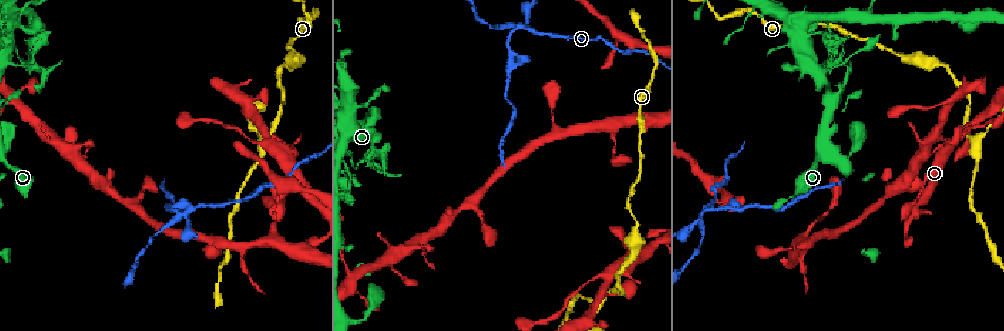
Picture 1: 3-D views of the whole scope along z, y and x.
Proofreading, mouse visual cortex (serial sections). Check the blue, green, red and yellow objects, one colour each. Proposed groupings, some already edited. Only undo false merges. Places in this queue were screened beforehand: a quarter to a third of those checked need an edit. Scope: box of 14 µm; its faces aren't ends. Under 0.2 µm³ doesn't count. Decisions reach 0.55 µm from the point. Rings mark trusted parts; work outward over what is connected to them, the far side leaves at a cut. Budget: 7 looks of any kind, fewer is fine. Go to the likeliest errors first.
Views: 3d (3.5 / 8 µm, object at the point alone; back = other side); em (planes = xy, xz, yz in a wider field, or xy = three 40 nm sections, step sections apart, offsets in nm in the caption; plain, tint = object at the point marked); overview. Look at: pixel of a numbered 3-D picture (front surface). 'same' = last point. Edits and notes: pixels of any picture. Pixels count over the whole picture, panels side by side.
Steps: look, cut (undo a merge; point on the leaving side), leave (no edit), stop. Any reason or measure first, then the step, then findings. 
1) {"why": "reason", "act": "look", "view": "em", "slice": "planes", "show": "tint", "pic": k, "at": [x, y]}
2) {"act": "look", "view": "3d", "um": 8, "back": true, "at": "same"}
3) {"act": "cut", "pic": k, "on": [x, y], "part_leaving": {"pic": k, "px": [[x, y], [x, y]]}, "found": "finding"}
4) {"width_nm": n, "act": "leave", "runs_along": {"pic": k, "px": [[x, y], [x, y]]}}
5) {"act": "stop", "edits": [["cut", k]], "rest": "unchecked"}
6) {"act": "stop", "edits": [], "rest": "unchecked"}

{"why": "three arms meet", "act": "look", "view": "3d", "um": 3.5, "pic": 1, "at": [519, 27]}

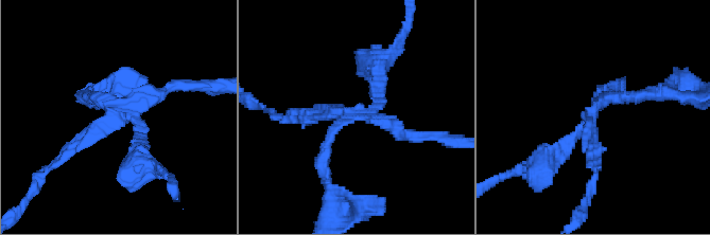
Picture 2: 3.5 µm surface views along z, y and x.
{"act": "look", "view": "em", "slice": "xy", "step": 2, "show": "tint", "pic": 2, "at": [119, 114]}

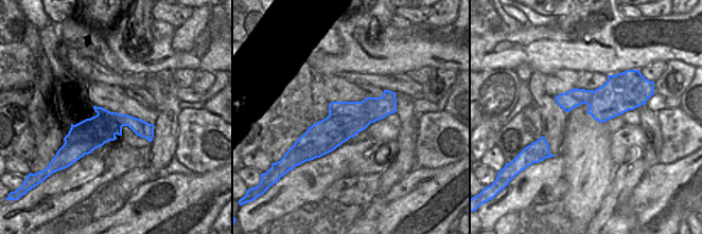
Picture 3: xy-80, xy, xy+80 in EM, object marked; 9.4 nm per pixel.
{"width_nm": 340, "act": "cut", "pic": 2, "on": [327, 144], "part_leaving": {"pic": 2, "px": [[594, 109], [608, 96], [662, 93]]}, "found": "a second cell is stuck on"}

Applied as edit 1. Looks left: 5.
{"why": "see it whole again", "act": "look", "view": "overview"}

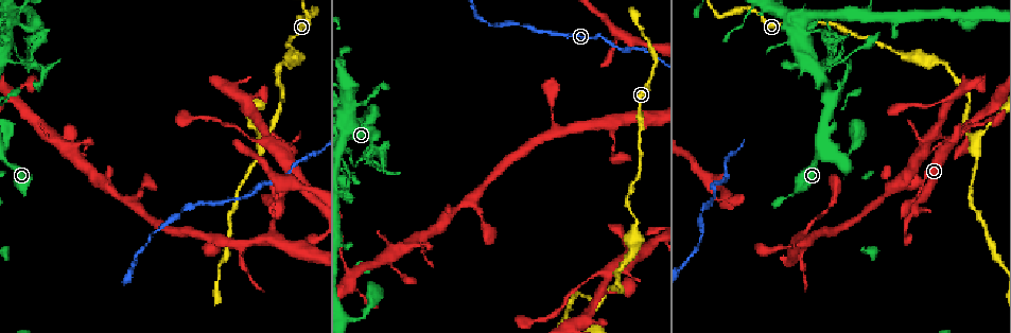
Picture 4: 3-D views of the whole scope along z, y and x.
{"why": "thick turns thin", "act": "look", "view": "3d", "um": 3.5, "pic": 4, "at": [827, 24]}

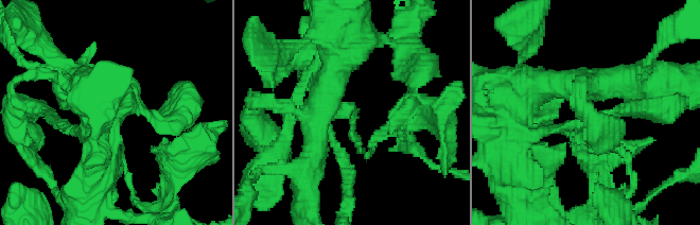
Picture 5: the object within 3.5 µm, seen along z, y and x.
{"arm_widths_nm": [150, 400], "act": "look", "view": "em", "slice": "xy", "step": 5, "show": "tint", "pic": 5, "at": [353, 111]}

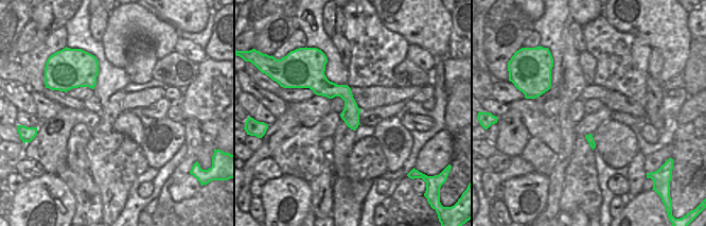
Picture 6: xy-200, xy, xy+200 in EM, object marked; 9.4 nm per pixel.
{"act": "look", "view": "em", "slice": "xy", "step": 3, "show": "tint", "at": "same"}

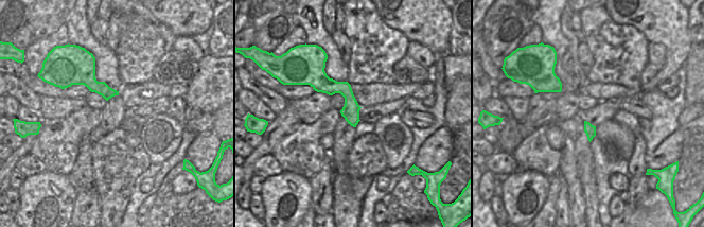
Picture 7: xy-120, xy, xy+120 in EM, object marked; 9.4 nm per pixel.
{"act": "leave", "runs_along": {"pic": 7, "px": [[320, 67], [349, 97], [353, 123]]}, "found": "continuous, no second cell"}

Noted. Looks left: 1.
{"act": "stop", "edits": [["cut", 2]], "rest": "unchecked"}

